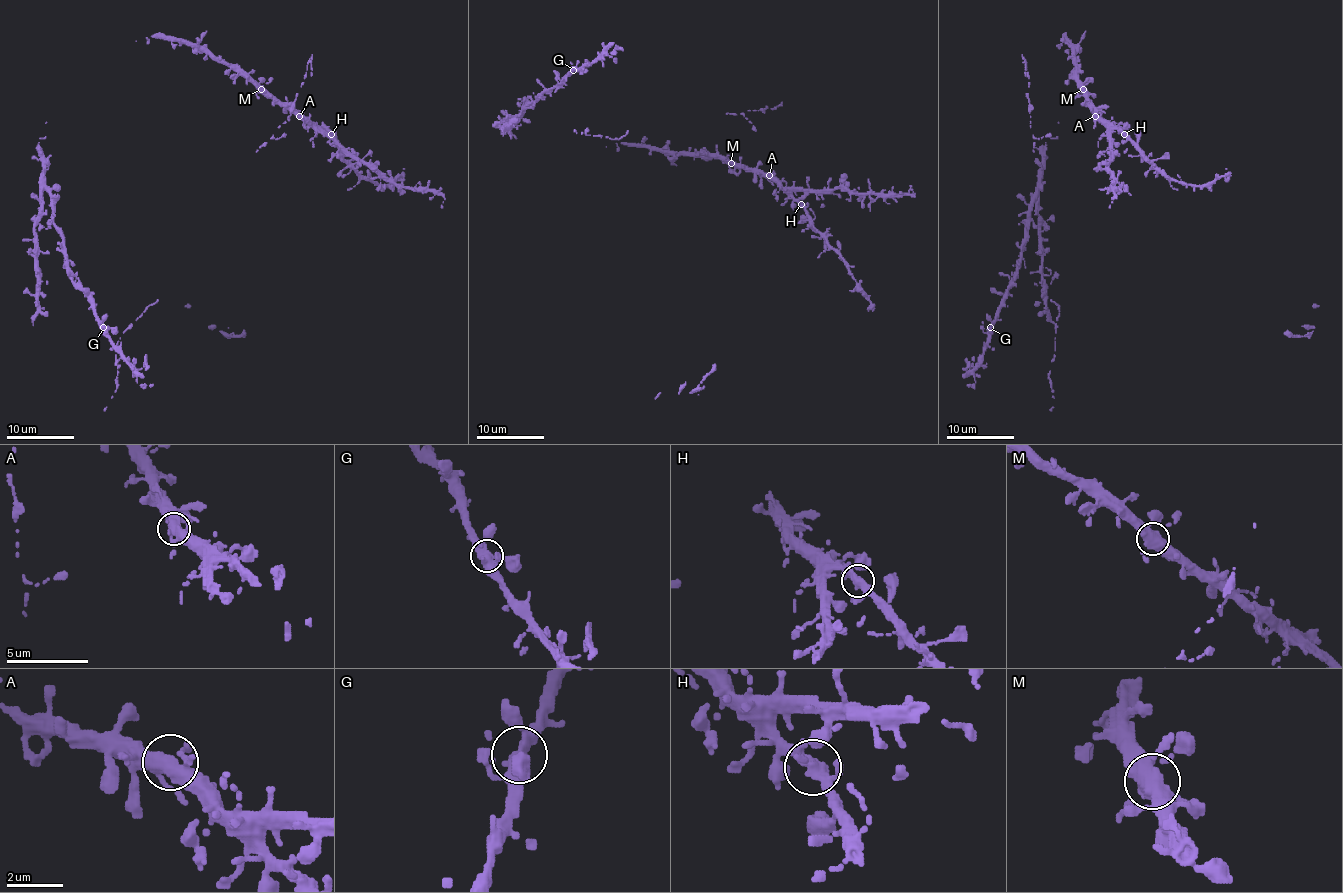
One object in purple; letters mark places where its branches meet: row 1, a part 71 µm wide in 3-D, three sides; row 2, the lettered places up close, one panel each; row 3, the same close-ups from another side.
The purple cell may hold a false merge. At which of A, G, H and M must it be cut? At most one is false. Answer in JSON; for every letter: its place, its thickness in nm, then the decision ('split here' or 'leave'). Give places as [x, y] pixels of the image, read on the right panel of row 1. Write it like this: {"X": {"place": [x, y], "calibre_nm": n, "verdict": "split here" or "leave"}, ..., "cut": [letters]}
{"A": {"place": [1095, 116], "calibre_nm": 420, "verdict": "leave"}, "G": {"place": [990, 327], "calibre_nm": 400, "verdict": "leave"}, "H": {"place": [1124, 134], "calibre_nm": 400, "verdict": "leave"}, "M": {"place": [1083, 89], "calibre_nm": 400, "verdict": "leave"}, "cut": []}

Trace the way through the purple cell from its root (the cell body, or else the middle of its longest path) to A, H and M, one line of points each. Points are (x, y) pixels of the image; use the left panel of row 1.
A: (191, 46), (205, 48), (237, 70), (244, 70), (299, 116)
H: (191, 46), (205, 48), (237, 70), (244, 70), (281, 102), (286, 102), (332, 134)
M: (191, 46), (205, 48), (237, 70), (242, 70), (261, 89)

